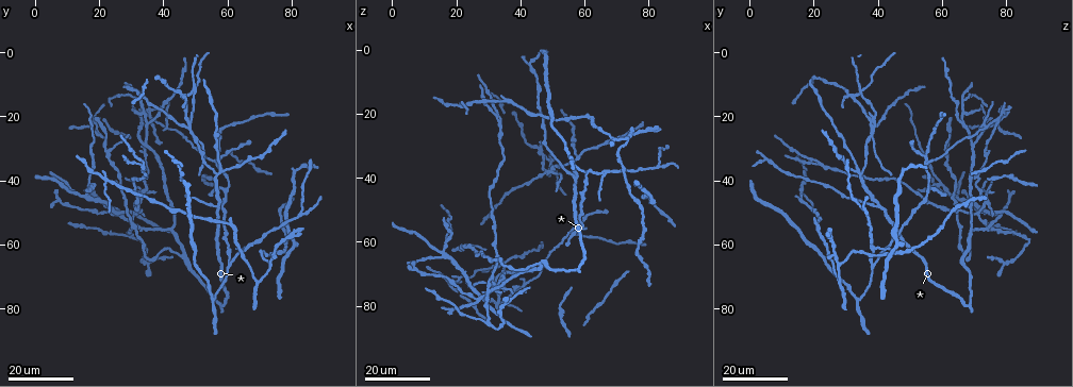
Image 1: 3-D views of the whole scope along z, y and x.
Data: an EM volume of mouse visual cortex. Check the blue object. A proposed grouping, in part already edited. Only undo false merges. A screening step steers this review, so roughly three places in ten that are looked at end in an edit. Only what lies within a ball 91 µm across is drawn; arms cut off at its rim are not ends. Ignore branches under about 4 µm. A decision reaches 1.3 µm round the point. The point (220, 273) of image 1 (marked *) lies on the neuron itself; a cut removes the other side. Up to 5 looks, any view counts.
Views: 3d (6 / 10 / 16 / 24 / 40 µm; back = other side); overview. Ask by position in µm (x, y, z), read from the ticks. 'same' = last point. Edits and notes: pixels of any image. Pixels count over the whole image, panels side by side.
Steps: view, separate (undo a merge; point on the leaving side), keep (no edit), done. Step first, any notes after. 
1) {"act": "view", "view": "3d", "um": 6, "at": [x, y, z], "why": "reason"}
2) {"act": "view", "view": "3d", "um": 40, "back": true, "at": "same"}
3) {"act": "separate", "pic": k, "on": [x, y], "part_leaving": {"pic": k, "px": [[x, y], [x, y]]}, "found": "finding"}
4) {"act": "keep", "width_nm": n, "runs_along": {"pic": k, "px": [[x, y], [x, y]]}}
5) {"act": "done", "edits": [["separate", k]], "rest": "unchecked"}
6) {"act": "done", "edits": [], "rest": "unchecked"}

{"act": "view", "view": "3d", "um": 24, "at": [66.5, 60.5, 38.5], "why": "arms part here"}

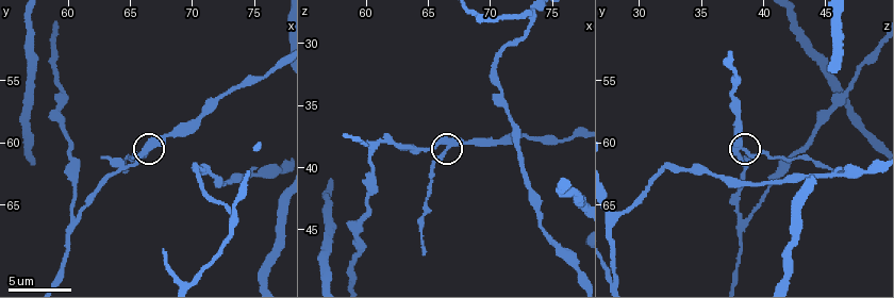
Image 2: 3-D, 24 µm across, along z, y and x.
{"act": "view", "view": "3d", "um": 6, "at": [66.4, 60.4, 38.4]}

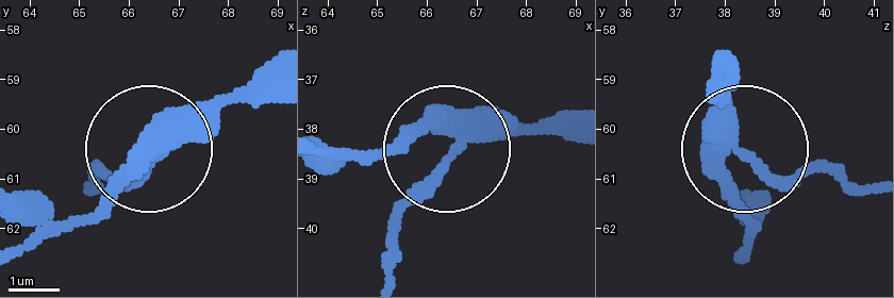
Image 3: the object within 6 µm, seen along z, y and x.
{"act": "keep", "side_arm_um": 10, "found": "continuous, no second neuron"}

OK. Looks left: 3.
{"act": "view", "view": "3d", "um": 24, "at": [82.5, 50.5, 36.0], "why": "arms part here"}

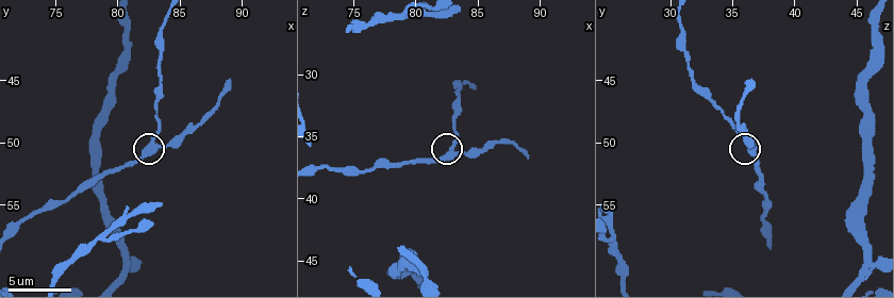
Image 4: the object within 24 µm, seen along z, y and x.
{"act": "view", "view": "3d", "um": 6, "at": [83.2, 50.2, 36.2], "why": "closer look"}

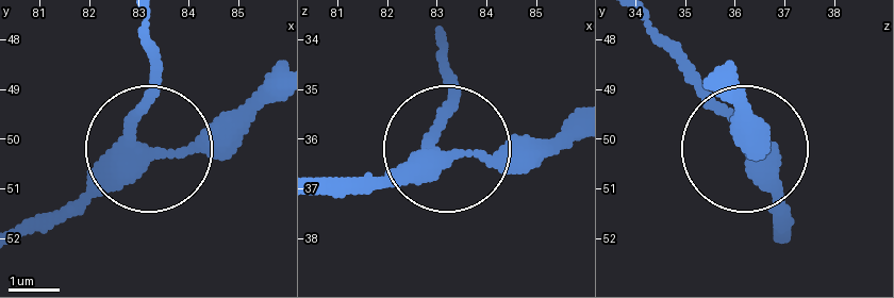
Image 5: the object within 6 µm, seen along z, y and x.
{"act": "keep", "arms": 3, "runs_along": {"pic": 5, "px": [[326, 182], [390, 182], [441, 152], [550, 156]]}, "found": "all the same neuron"}

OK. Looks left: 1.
{"act": "done", "edits": [], "rest": "unchecked"}

